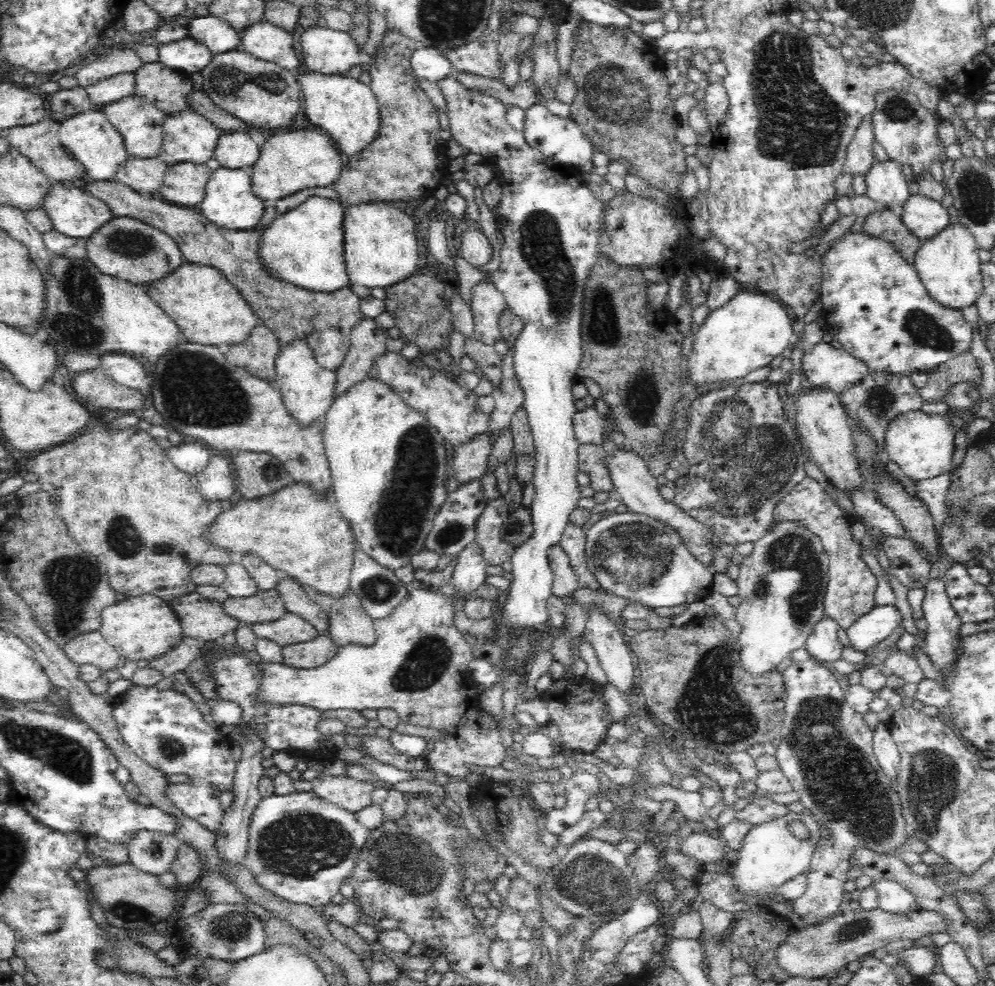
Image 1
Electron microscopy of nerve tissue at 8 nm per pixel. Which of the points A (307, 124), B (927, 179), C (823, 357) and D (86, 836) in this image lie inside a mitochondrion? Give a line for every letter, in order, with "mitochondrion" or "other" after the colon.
A: other
B: other
C: other
D: other

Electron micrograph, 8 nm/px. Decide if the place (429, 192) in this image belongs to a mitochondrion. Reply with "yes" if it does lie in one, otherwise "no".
no

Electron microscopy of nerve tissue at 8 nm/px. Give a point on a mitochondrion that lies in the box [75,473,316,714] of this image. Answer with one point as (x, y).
(124, 539)

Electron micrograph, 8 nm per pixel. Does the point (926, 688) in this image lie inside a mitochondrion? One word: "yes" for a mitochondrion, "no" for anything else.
no

